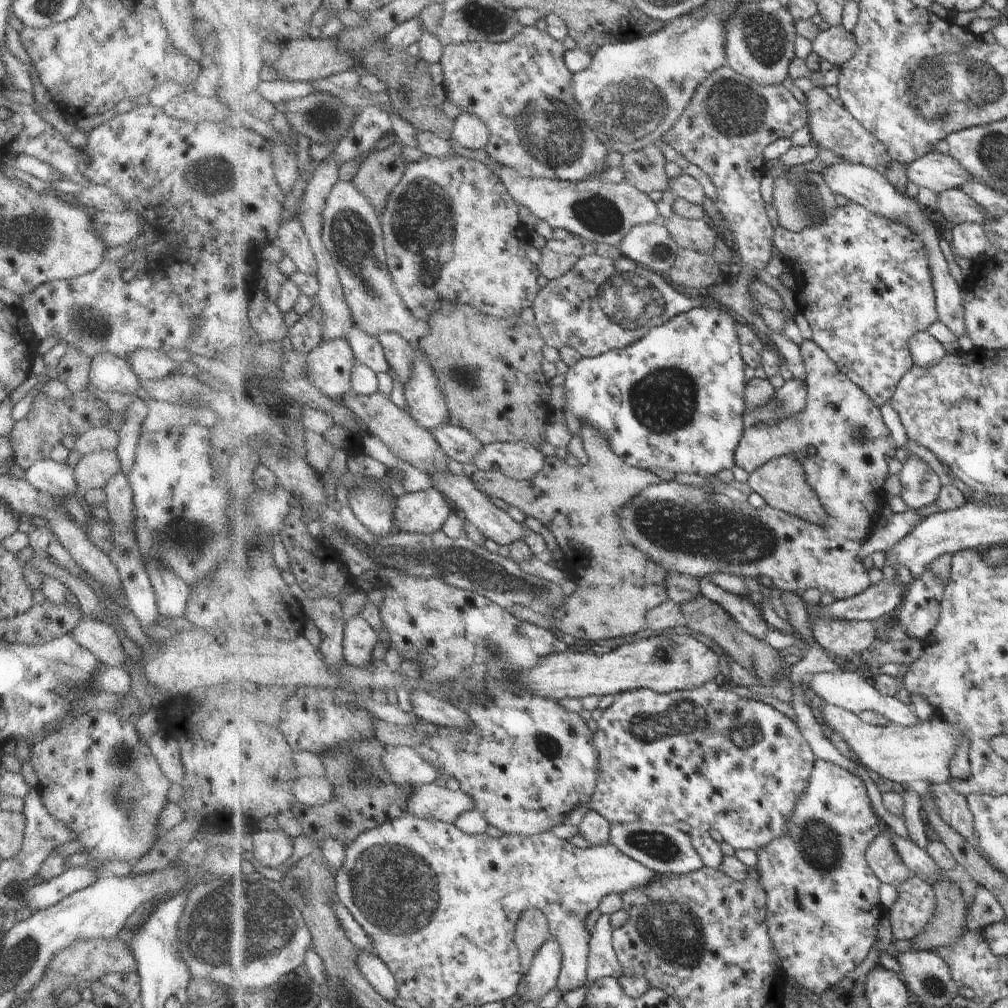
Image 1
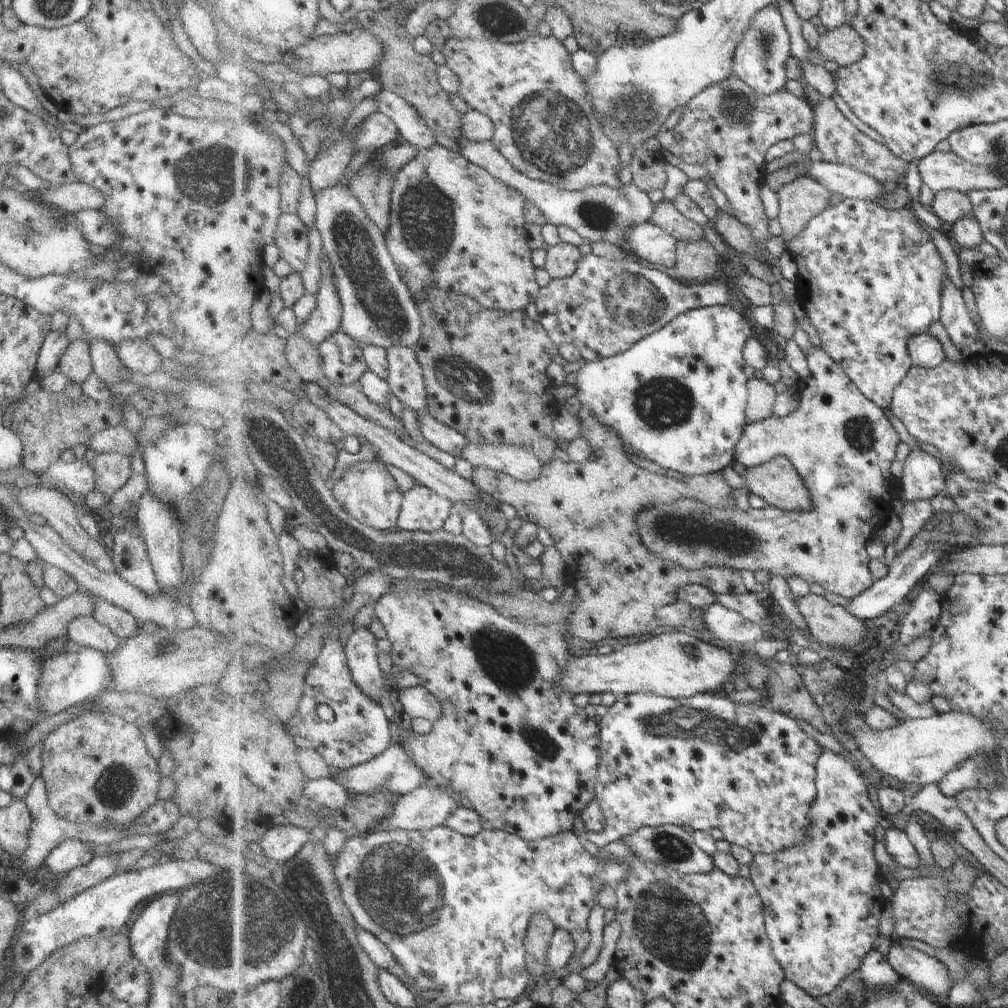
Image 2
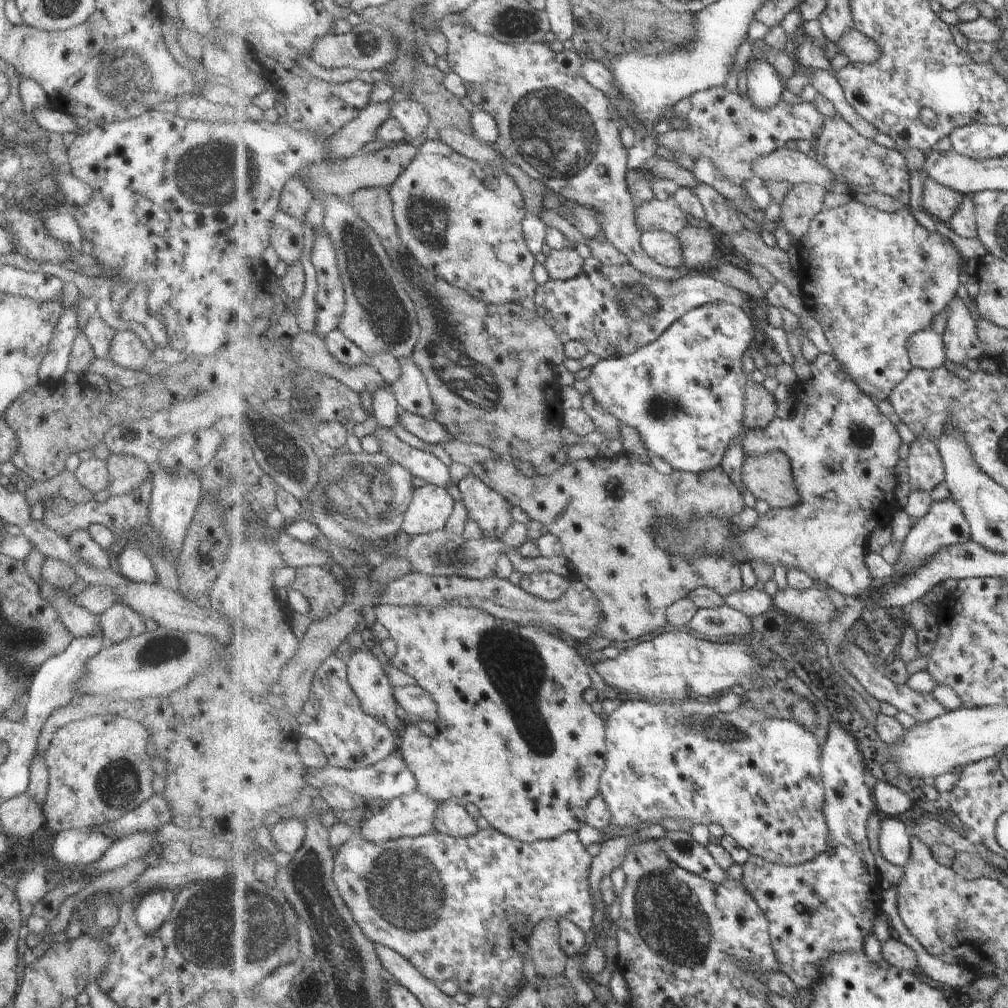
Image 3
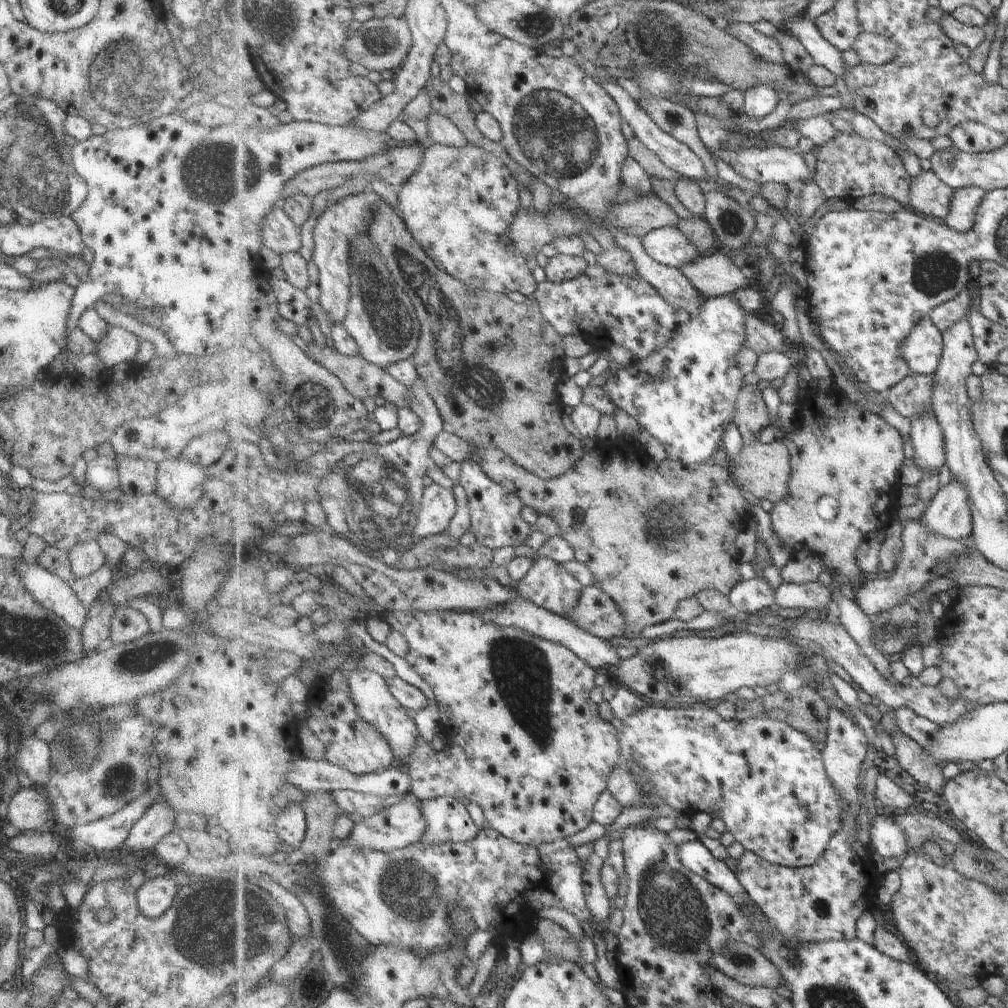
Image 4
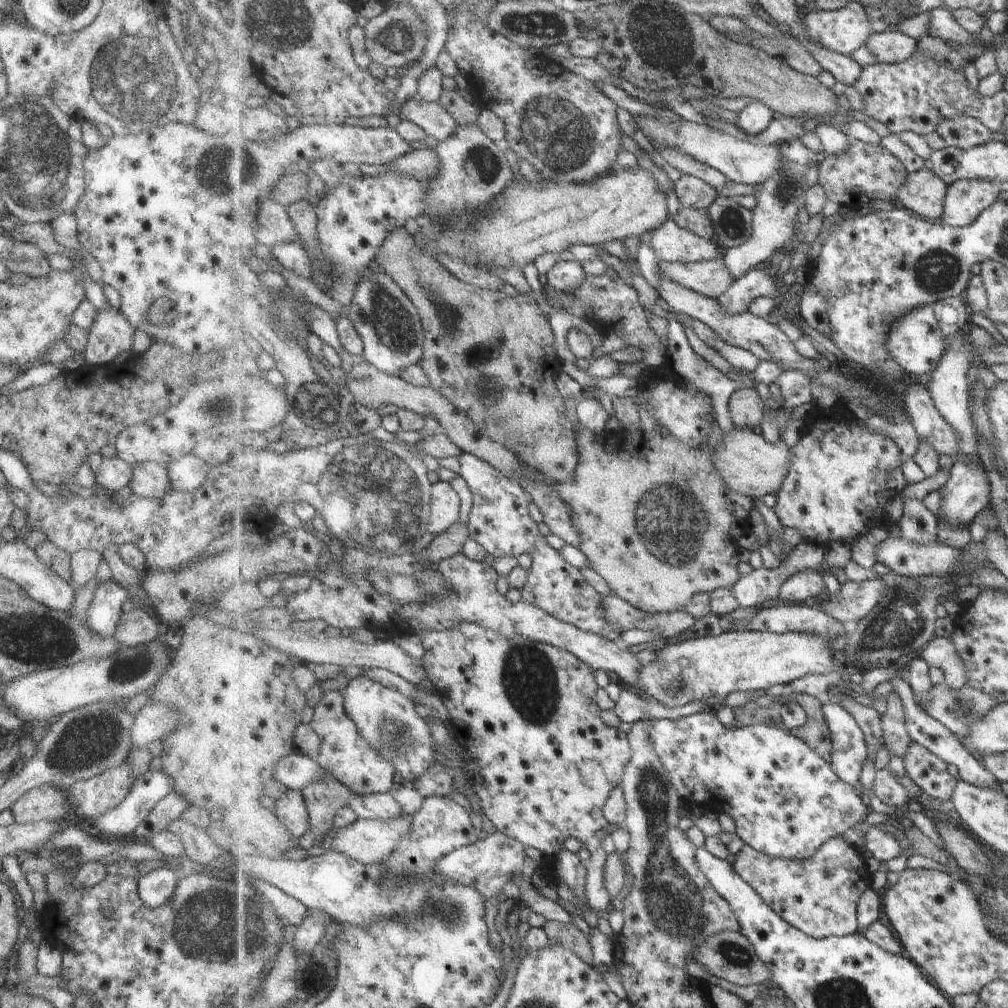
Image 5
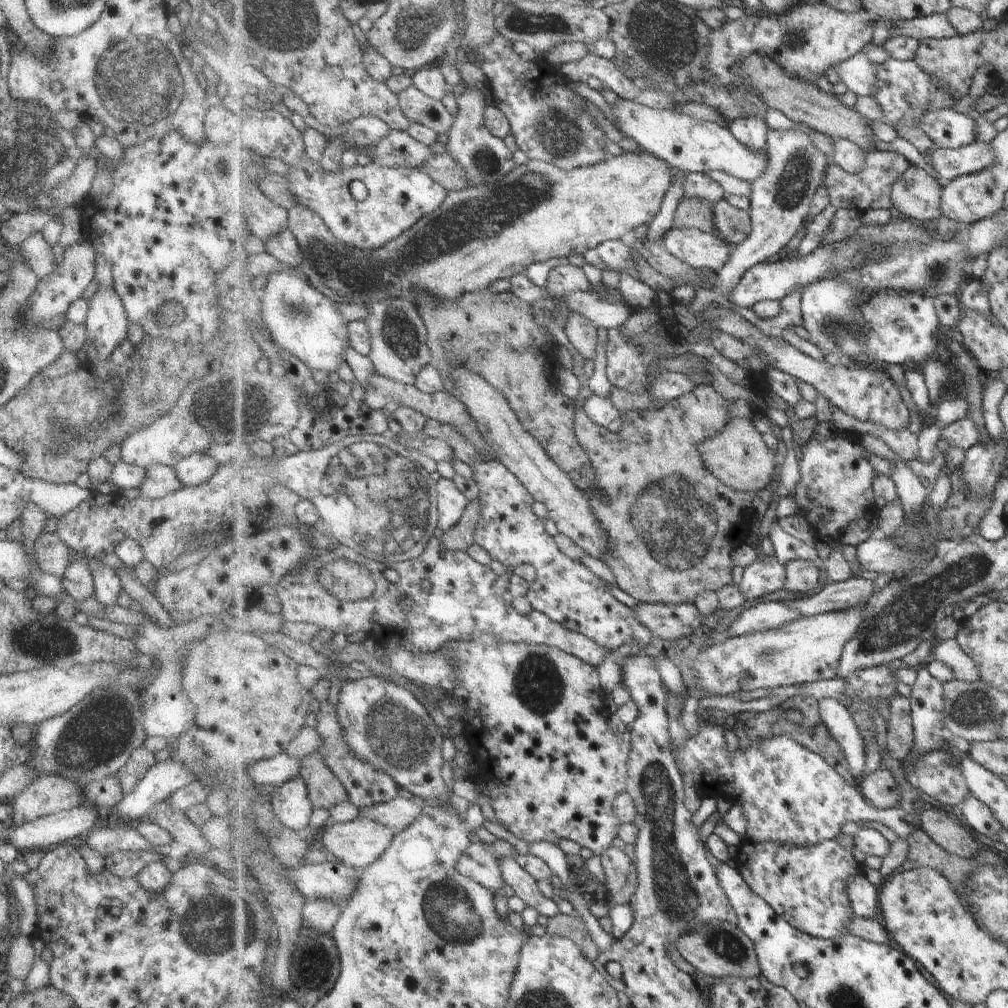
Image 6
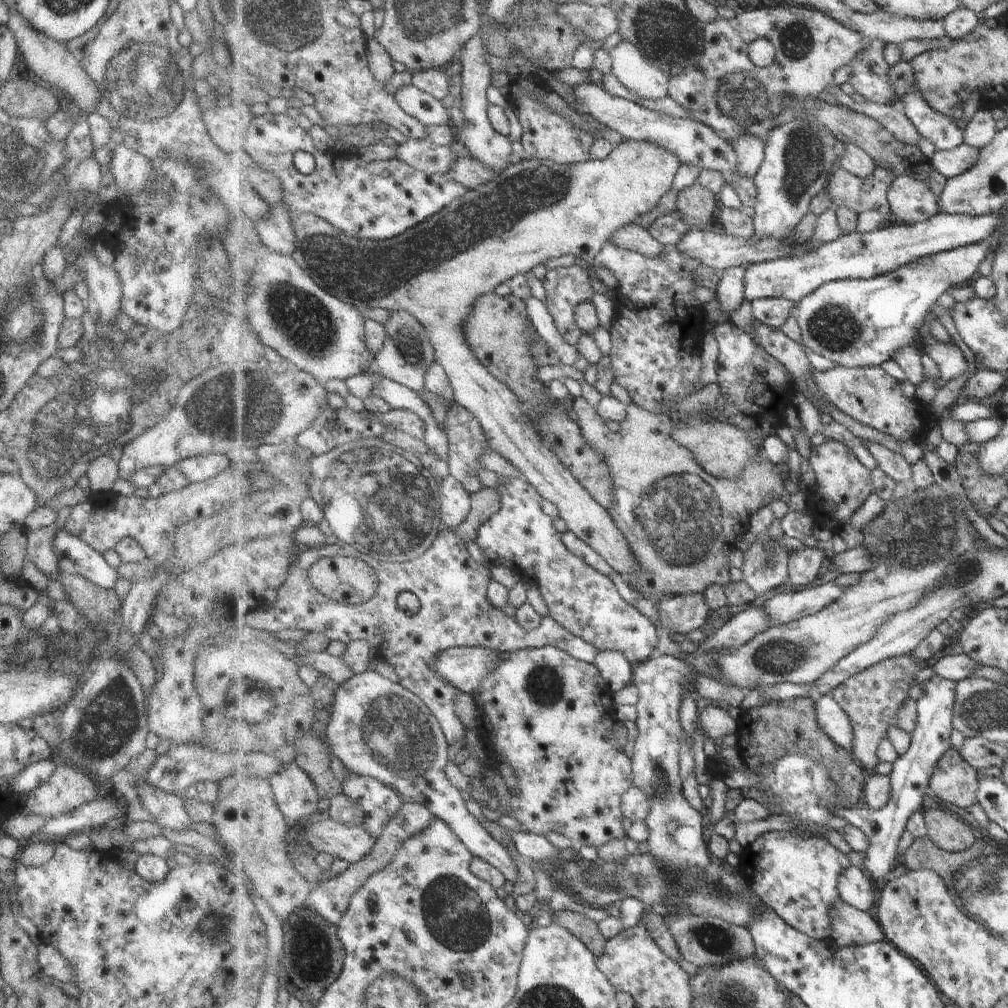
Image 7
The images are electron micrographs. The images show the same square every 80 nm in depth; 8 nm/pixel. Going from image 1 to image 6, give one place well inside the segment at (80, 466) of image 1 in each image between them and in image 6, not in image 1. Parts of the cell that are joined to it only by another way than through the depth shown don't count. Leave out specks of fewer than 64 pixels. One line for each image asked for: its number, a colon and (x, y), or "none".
2: (111, 470)
3: (126, 472)
4: (135, 476)
5: (149, 479)
6: (160, 480)

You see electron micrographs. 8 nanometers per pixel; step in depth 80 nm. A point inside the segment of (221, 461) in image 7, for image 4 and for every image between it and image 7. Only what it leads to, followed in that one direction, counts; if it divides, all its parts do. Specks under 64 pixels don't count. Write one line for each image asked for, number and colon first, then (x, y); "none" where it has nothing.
4: (178, 481)
5: (186, 473)
6: (195, 468)

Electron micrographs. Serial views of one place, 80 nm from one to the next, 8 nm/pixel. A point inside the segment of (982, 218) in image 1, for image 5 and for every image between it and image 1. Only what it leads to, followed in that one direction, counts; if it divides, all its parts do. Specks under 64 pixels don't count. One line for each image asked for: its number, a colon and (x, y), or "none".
2: (949, 205)
3: (941, 202)
4: (929, 195)
5: (924, 193)

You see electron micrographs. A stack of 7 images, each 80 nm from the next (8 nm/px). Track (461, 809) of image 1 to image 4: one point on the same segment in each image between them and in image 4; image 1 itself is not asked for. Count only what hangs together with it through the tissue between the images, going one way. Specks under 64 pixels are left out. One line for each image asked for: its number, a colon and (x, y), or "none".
2: (425, 808)
3: (413, 815)
4: (397, 826)

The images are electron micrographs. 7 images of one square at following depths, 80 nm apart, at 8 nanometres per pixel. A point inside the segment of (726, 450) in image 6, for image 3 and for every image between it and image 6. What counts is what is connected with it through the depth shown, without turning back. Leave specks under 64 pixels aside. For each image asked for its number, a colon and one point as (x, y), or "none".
3: (769, 476)
4: (764, 469)
5: (749, 464)

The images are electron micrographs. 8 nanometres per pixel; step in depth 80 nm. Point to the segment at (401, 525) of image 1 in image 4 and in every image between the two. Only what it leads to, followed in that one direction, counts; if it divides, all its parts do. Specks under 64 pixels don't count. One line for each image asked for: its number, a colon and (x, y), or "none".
2: (423, 509)
3: (432, 507)
4: (439, 505)

